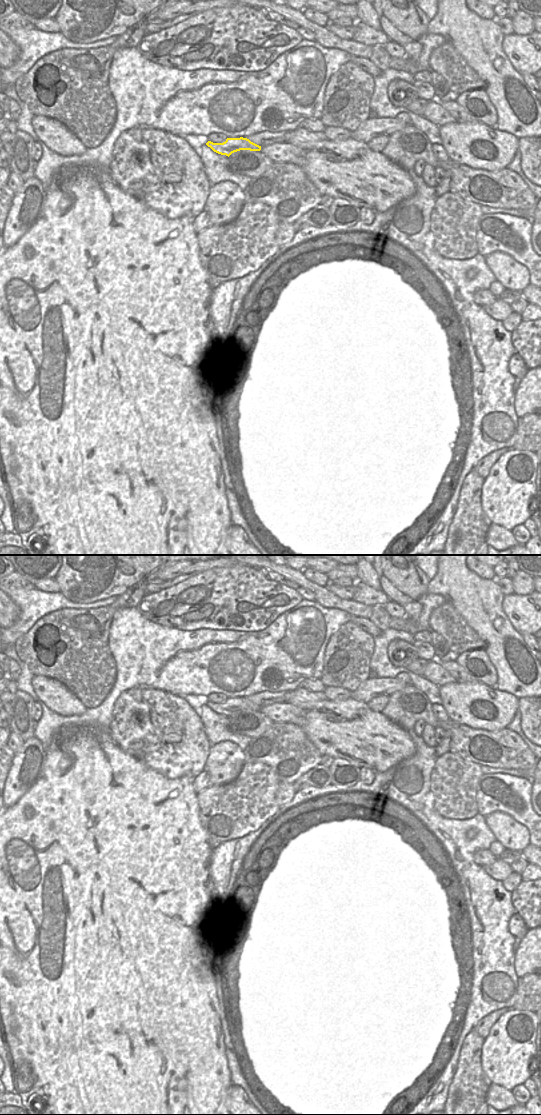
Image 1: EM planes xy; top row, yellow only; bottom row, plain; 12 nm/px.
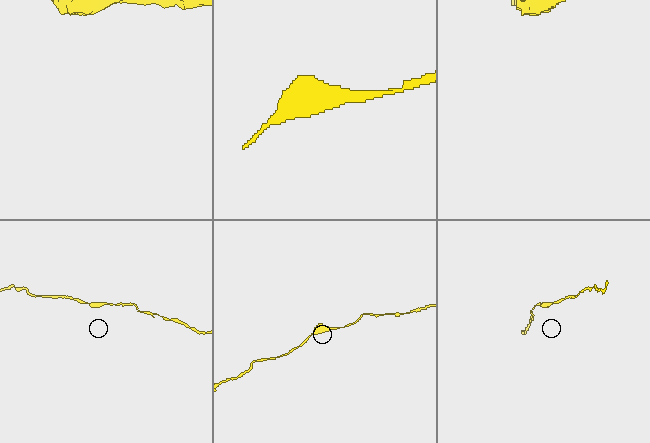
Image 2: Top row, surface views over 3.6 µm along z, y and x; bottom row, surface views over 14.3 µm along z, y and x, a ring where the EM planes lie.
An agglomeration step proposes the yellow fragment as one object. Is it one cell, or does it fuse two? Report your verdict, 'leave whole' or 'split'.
leave whole

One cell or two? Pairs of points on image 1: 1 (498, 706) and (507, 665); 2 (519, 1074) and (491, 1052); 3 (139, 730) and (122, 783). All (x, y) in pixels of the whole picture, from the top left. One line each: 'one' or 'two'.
1: two
2: one
3: two

